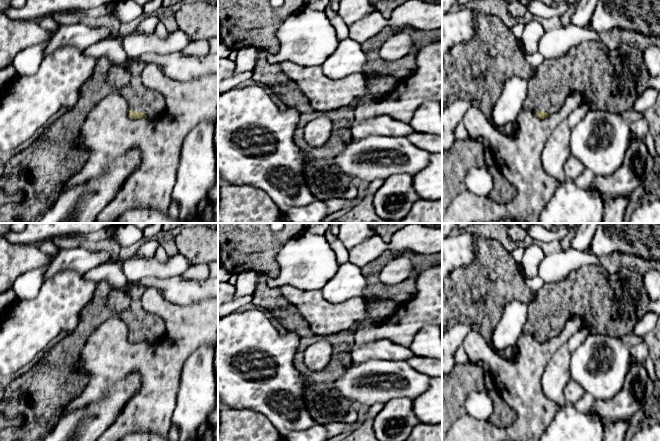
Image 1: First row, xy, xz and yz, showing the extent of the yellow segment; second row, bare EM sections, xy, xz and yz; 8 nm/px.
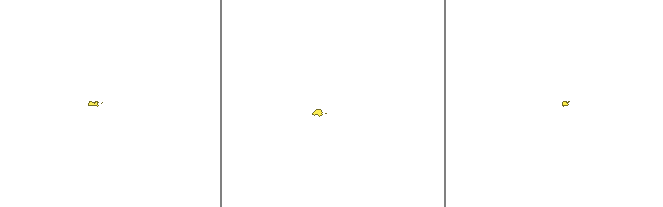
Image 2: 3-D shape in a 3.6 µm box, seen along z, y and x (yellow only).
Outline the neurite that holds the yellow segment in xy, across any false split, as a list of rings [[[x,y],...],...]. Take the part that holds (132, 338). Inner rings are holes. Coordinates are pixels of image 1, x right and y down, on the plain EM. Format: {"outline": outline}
{"outline": [[[132,285],[124,291],[130,297],[130,307],[122,318],[129,329],[129,341],[132,343],[155,342],[165,332],[164,320],[142,307],[141,297],[145,290],[144,286]]]}

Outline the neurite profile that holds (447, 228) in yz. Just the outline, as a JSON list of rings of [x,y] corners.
[[[442,223],[442,238],[450,236],[456,226],[457,223]]]

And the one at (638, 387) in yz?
[[[639,361],[629,366],[623,387],[609,400],[595,401],[591,411],[598,415],[604,425],[616,421],[631,420],[651,398],[654,380],[651,379]]]

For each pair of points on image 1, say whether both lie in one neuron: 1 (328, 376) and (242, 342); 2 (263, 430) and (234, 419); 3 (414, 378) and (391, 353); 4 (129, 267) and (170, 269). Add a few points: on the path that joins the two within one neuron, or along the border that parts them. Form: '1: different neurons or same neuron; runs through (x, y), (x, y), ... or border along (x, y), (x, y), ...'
1: different neurons; border along (293, 361), (293, 365), (303, 375), (307, 383)
2: same neuron; runs through (256, 430), (245, 430), (241, 426)
3: different neurons; border along (374, 357), (405, 360)
4: same neuron; runs through (139, 267), (160, 269)

